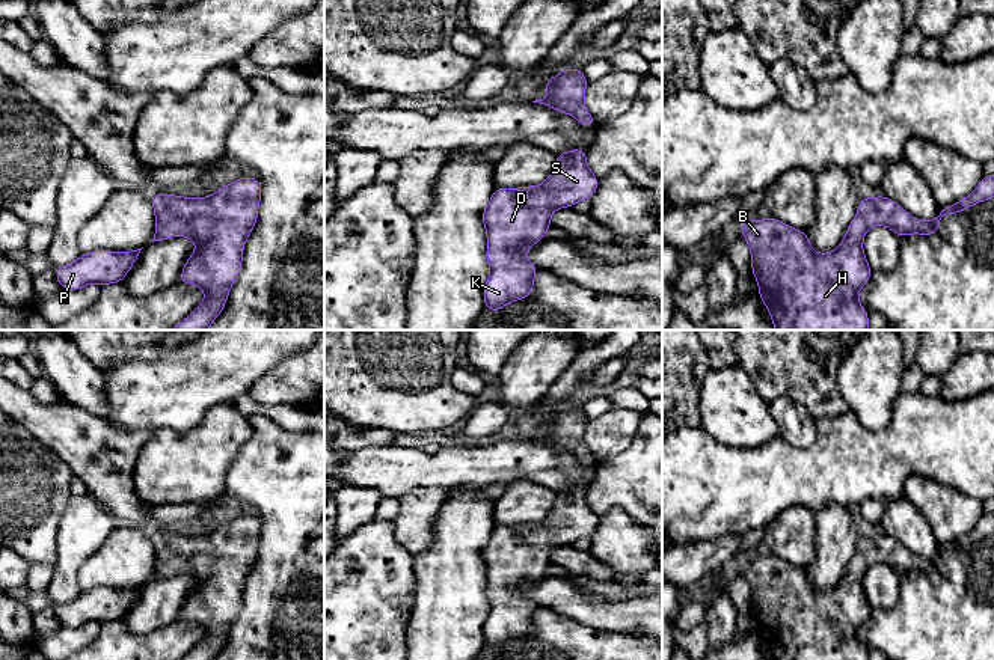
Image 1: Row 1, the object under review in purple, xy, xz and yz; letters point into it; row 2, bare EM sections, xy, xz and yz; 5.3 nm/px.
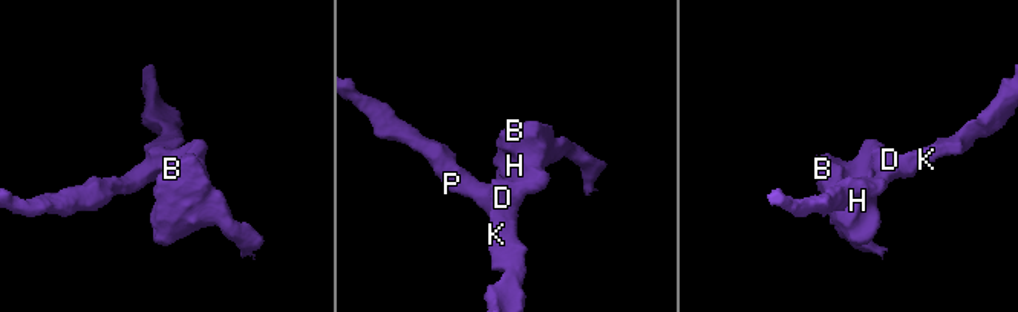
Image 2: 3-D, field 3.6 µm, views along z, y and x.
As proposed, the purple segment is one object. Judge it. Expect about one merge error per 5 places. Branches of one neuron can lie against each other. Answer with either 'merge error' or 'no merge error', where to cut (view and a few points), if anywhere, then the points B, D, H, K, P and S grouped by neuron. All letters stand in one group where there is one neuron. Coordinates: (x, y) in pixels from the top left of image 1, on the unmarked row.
no merge error; no cut; B D H K P S

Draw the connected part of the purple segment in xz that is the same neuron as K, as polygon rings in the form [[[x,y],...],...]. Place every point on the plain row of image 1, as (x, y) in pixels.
[[[569,487],[557,493],[555,503],[543,521],[493,527],[481,550],[487,576],[486,595],[490,604],[483,625],[486,648],[502,648],[505,642],[531,633],[538,606],[523,592],[546,574],[554,547],[572,545],[579,538],[590,538],[597,524],[599,515],[588,506],[587,488]]]

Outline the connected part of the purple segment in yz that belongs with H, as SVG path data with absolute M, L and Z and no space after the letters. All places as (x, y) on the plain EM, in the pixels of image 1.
M983 512L967 535L938 545L932 559L917 558L887 533L861 535L858 550L849 561L842 580L830 591L816 591L807 570L790 565L772 553L762 558L744 558L739 568L751 588L751 610L772 660L869 660L869 649L858 639L860 627L873 612L863 589L867 568L881 562L896 570L899 576L911 571L931 574L941 568L940 559L944 553L958 553L991 535L994 535L994 512Z

